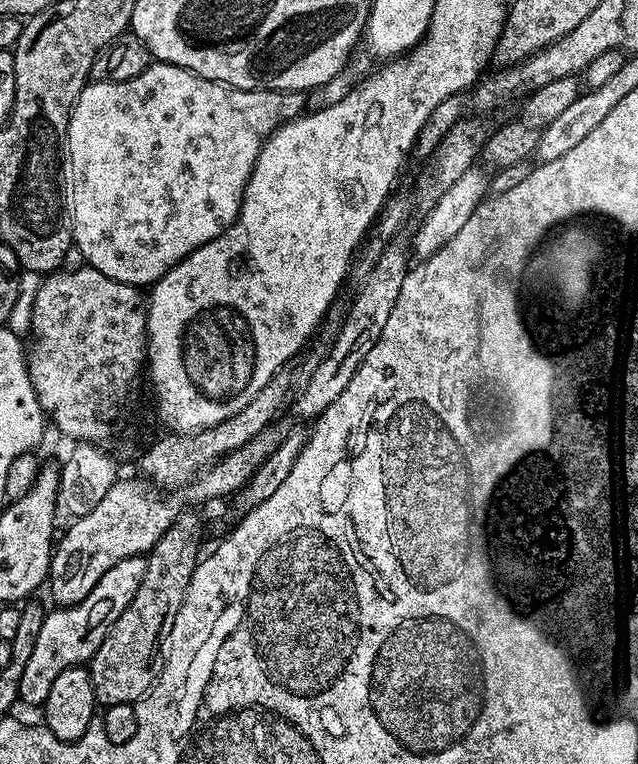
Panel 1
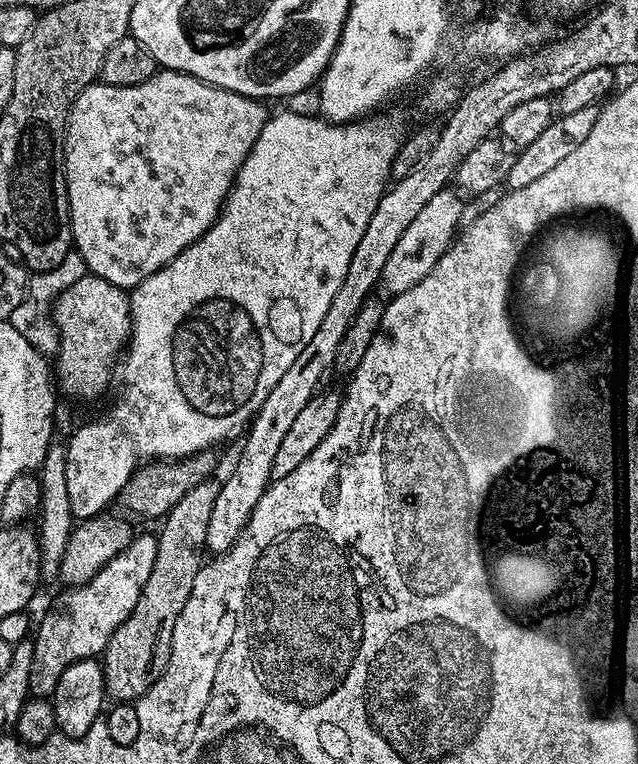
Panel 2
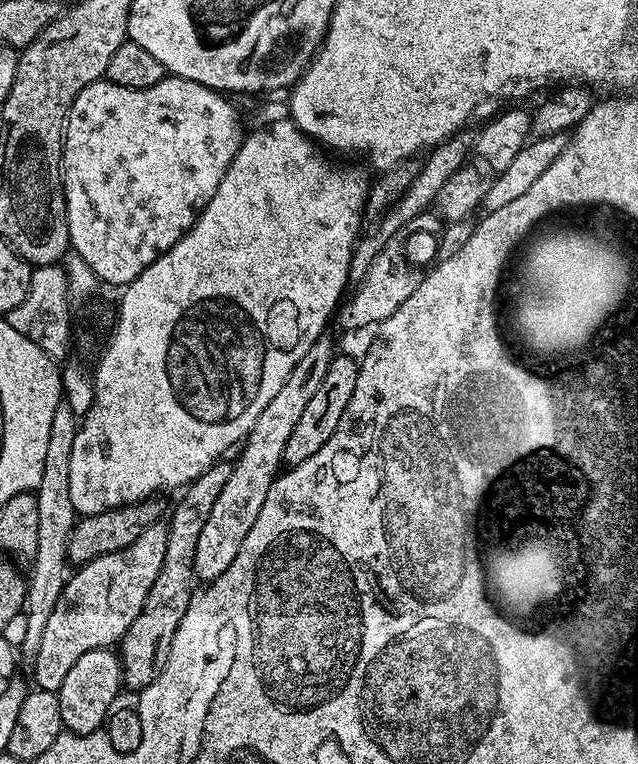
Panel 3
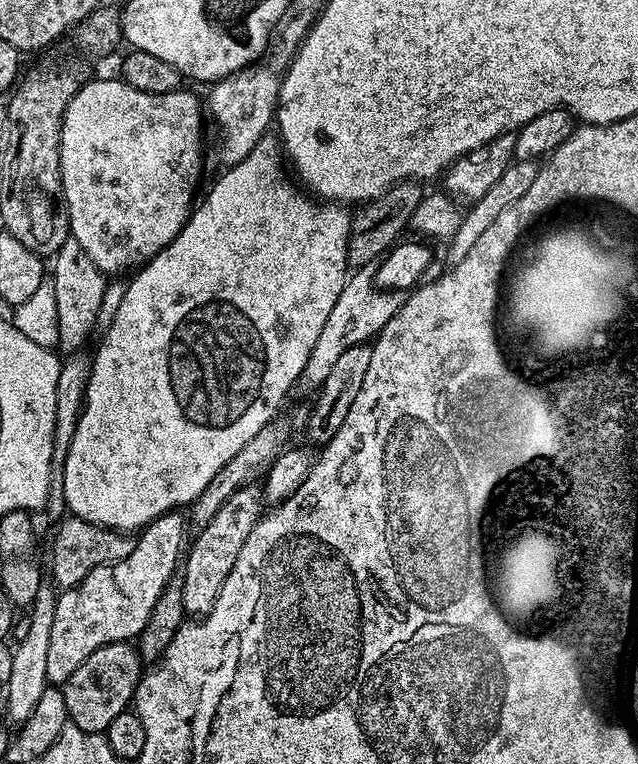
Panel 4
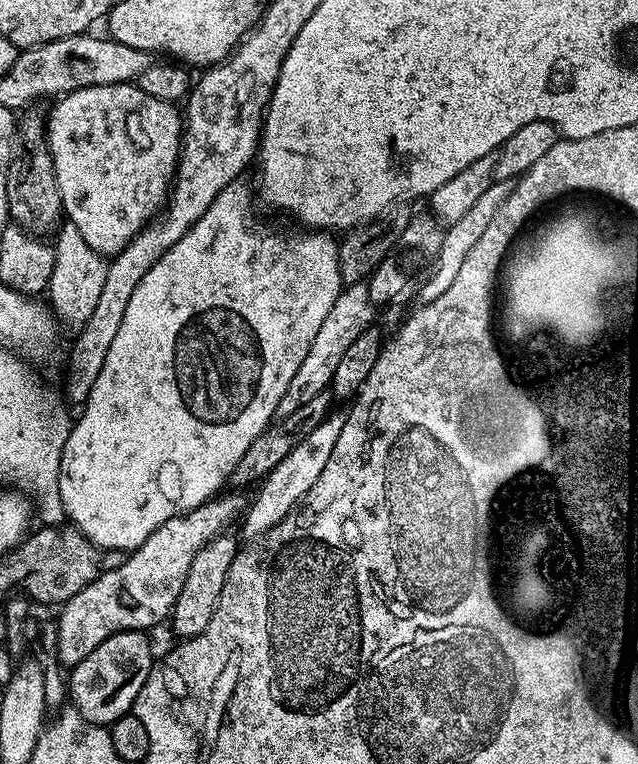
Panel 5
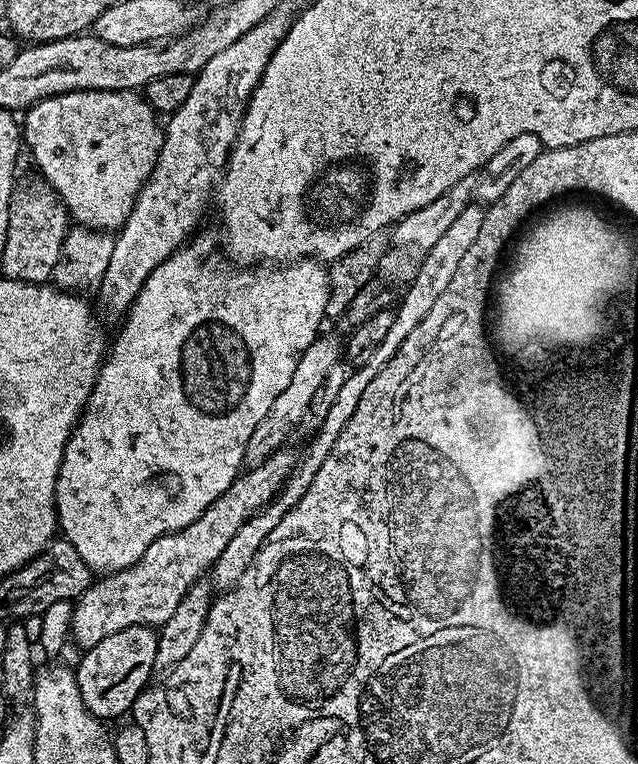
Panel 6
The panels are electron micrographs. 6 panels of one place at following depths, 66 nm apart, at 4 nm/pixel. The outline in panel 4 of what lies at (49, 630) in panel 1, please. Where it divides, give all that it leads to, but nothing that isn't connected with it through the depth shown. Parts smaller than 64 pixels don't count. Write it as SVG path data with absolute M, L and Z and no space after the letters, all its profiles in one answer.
M176 510L165 512L136 536L134 551L126 554L126 558L113 564L100 564L94 570L90 570L90 574L86 574L82 582L78 582L73 588L63 589L57 595L50 646L47 647L46 678L49 685L63 686L70 678L70 674L74 674L74 670L78 670L78 666L82 666L82 662L86 662L86 658L94 654L94 650L107 644L132 642L139 637L146 622L150 622L152 611L164 592L164 587L173 583L175 576L172 575L175 572L177 575L178 565L186 548L184 520L179 516L180 514Z

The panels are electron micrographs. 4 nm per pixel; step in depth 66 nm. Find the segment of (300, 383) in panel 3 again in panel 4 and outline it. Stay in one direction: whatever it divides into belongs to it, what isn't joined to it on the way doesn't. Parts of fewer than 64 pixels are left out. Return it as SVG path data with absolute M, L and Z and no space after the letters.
M259 483L243 484L238 490L234 490L234 494L230 494L230 498L226 498L222 506L218 506L214 518L210 518L210 522L206 522L206 526L195 533L196 541L187 545L182 560L184 580L179 581L182 606L189 617L207 617L222 590L222 582L226 582L234 566L240 563L242 550L248 547L248 539L260 523L265 504L264 489Z

